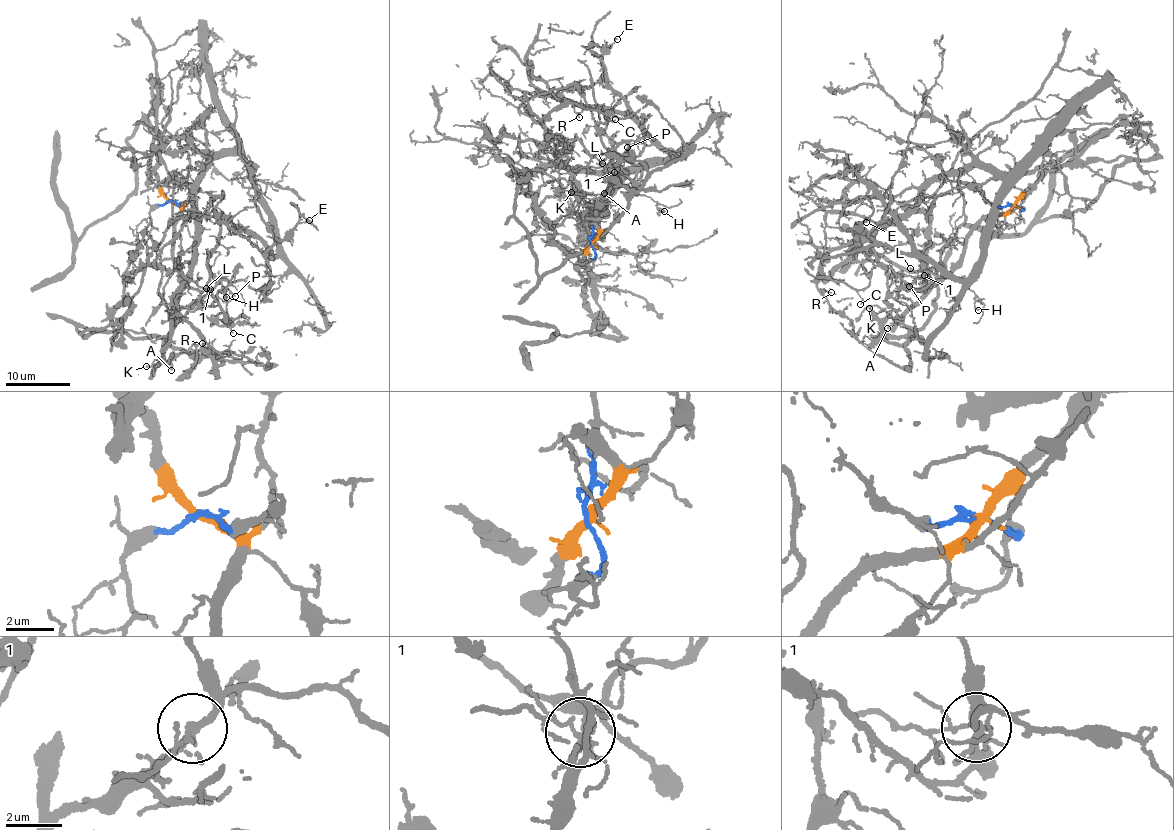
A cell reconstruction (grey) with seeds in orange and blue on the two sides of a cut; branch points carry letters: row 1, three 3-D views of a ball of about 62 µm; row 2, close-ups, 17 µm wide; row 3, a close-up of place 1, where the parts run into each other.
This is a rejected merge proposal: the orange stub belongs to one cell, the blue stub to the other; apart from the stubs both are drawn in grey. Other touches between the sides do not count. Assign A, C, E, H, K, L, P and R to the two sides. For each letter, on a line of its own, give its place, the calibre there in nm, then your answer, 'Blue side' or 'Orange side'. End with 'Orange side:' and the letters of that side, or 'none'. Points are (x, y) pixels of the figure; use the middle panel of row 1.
A: Place: (604, 193). Thickness 130 nm. Orange side
C: Place: (615, 119). Thickness 120 nm. Orange side
E: Place: (617, 39). Thickness 120 nm. Blue side
H: Place: (664, 211). Thickness 130 nm. Orange side
K: Place: (571, 192). Thickness 110 nm. Orange side
L: Place: (602, 163). Thickness 110 nm. Blue side
P: Place: (627, 147). Thickness 110 nm. Orange side
R: Place: (579, 117). Thickness 100 nm. Blue side
Orange side: A, C, H, K, P

